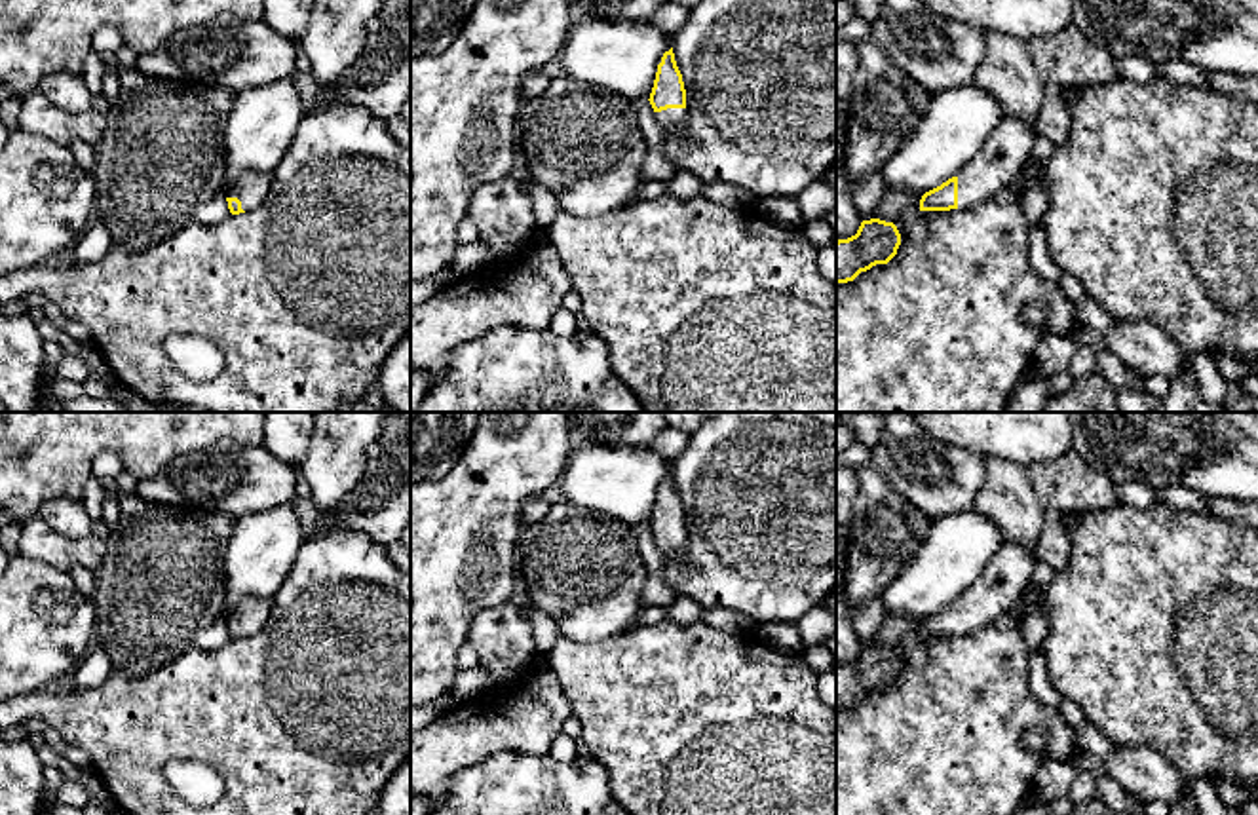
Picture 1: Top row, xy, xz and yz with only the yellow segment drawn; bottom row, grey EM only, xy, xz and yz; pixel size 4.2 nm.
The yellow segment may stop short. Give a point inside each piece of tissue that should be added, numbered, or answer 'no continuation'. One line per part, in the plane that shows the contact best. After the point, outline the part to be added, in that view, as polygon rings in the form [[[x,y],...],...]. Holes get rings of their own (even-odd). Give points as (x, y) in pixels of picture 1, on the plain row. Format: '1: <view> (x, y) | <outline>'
1: yz (998, 589) | [[[1017,541],[1003,543],[988,560],[977,581],[956,600],[958,635],[992,625],[1020,606],[1024,589],[1038,562],[1036,547]]]

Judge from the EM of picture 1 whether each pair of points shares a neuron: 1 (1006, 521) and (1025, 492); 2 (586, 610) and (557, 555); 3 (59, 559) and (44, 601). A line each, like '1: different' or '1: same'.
1: same
2: same
3: different

